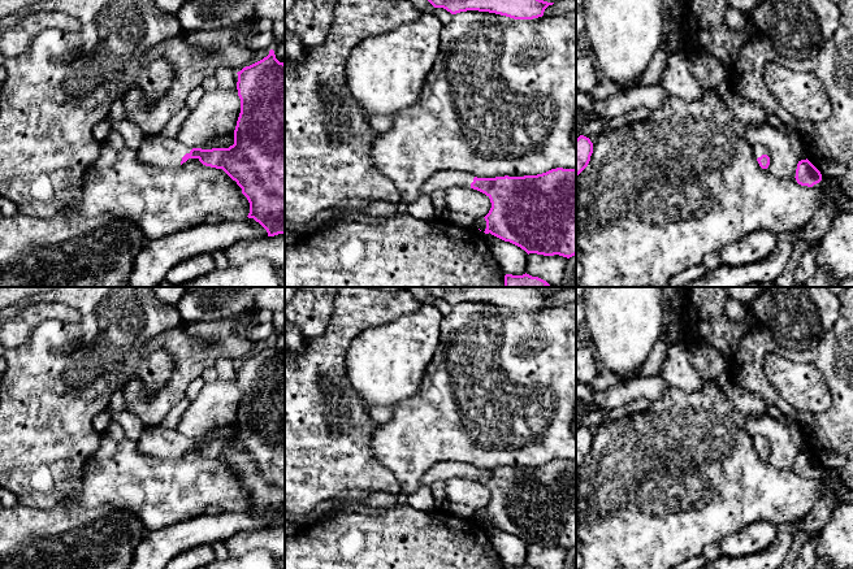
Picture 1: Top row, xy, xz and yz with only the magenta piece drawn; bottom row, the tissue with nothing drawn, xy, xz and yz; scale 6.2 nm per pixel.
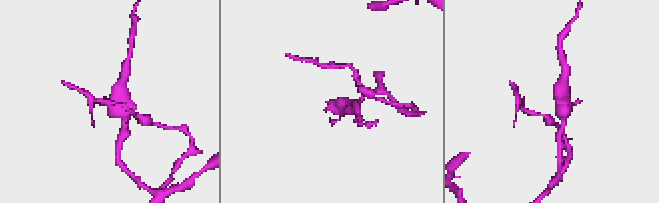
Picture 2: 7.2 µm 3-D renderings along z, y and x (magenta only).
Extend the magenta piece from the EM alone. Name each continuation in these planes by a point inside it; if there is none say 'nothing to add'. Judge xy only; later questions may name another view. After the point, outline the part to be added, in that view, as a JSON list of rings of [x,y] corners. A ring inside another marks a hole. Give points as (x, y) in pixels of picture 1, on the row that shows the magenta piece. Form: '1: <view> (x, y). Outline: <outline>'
1: xy (159, 151). Outline: [[[146,135],[137,155],[140,162],[159,168],[177,168],[182,157],[192,148],[183,145],[177,138]]]

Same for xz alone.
1: xz (449, 178). Outline: [[[460,170],[438,171],[421,186],[420,194],[430,196],[438,190],[446,190],[454,186],[471,188],[473,178],[473,174]]]

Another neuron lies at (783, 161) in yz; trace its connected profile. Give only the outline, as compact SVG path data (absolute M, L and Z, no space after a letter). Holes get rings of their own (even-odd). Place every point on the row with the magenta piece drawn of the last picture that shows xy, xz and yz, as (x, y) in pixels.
M768 122L746 126L746 139L754 144L767 148L770 165L767 170L776 178L788 179L796 177L798 158L791 147L788 135L776 130Z

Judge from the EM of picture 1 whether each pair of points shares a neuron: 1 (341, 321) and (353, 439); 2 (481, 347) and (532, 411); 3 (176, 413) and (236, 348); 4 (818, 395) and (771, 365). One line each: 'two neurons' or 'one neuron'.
1: one neuron
2: one neuron
3: two neurons
4: one neuron

